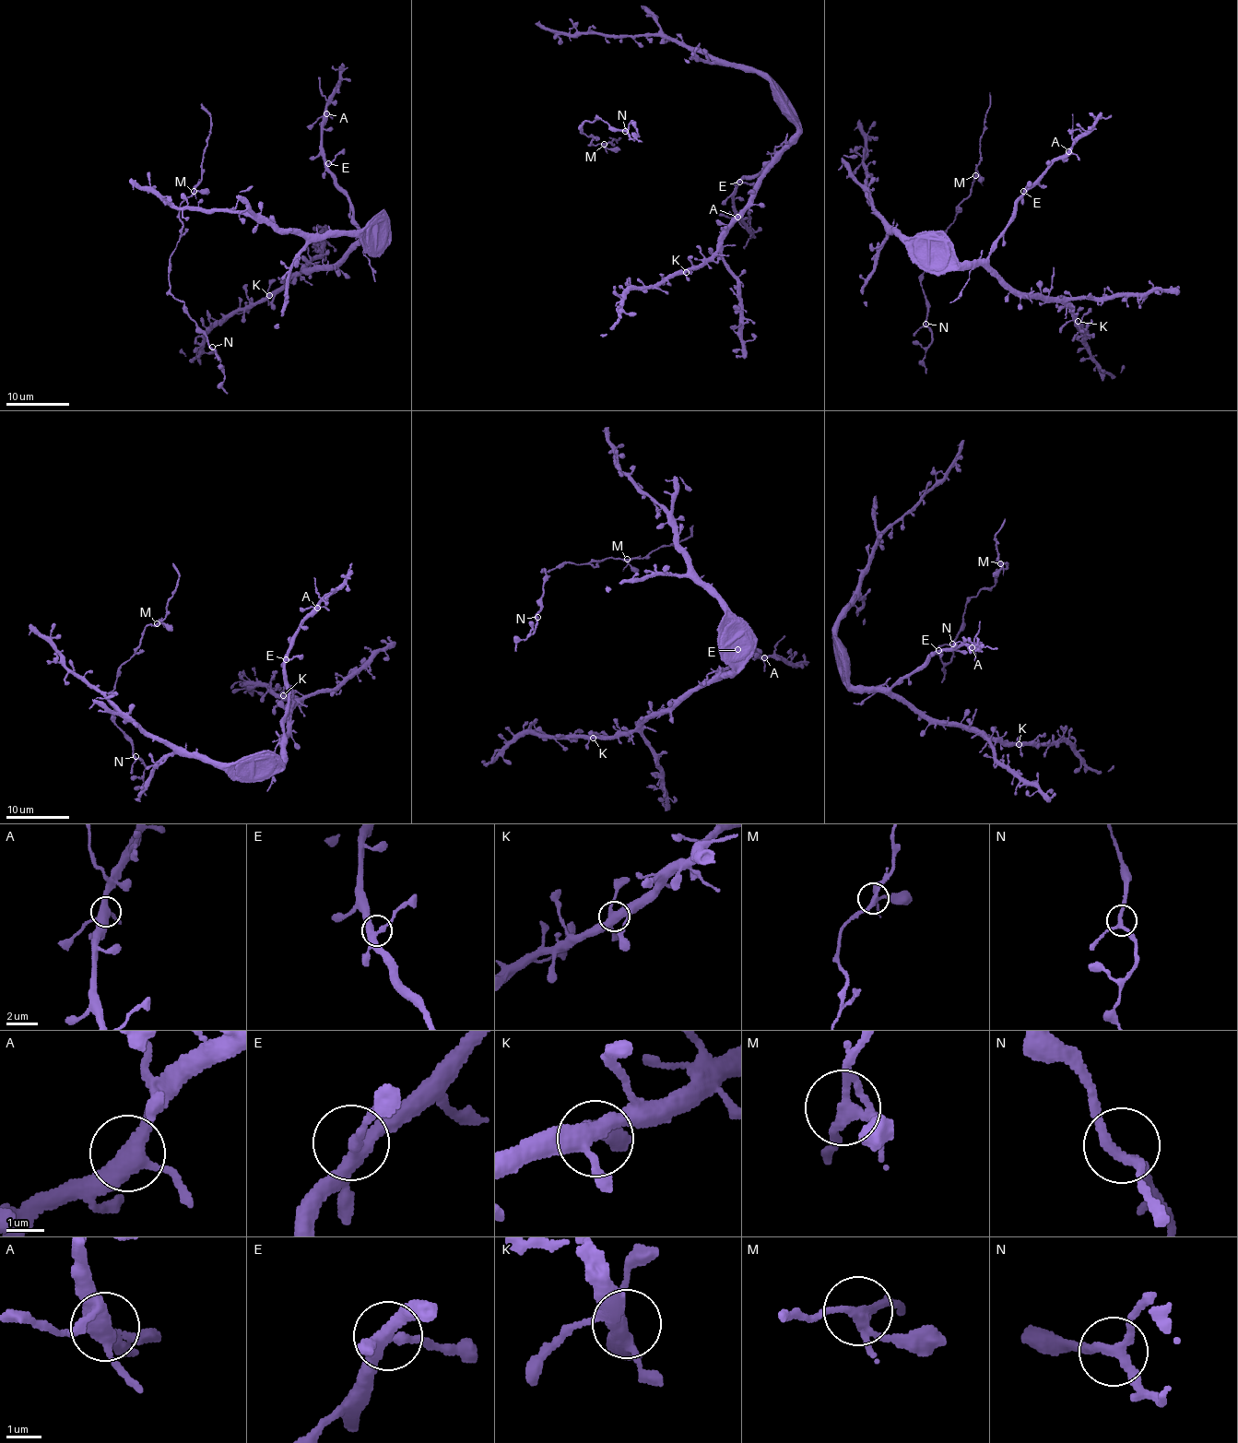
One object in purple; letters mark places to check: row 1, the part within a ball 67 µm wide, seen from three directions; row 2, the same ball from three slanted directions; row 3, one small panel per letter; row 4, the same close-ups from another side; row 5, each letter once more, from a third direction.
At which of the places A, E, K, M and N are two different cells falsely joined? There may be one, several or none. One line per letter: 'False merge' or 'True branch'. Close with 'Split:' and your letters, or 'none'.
A: True branch
E: True branch
K: True branch
M: True branch
N: True branch
Split: none

